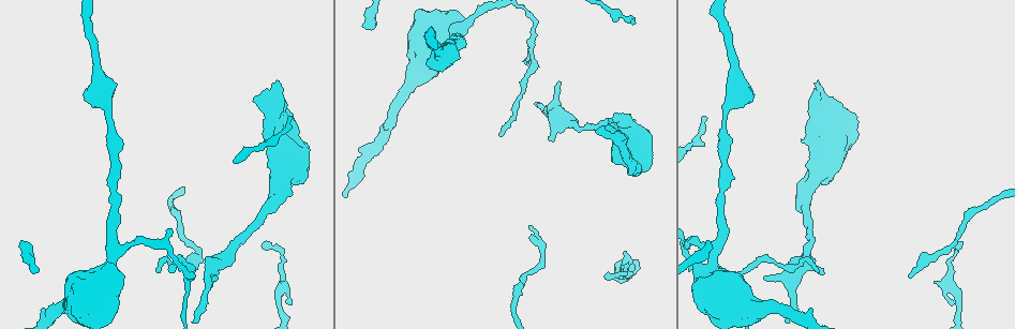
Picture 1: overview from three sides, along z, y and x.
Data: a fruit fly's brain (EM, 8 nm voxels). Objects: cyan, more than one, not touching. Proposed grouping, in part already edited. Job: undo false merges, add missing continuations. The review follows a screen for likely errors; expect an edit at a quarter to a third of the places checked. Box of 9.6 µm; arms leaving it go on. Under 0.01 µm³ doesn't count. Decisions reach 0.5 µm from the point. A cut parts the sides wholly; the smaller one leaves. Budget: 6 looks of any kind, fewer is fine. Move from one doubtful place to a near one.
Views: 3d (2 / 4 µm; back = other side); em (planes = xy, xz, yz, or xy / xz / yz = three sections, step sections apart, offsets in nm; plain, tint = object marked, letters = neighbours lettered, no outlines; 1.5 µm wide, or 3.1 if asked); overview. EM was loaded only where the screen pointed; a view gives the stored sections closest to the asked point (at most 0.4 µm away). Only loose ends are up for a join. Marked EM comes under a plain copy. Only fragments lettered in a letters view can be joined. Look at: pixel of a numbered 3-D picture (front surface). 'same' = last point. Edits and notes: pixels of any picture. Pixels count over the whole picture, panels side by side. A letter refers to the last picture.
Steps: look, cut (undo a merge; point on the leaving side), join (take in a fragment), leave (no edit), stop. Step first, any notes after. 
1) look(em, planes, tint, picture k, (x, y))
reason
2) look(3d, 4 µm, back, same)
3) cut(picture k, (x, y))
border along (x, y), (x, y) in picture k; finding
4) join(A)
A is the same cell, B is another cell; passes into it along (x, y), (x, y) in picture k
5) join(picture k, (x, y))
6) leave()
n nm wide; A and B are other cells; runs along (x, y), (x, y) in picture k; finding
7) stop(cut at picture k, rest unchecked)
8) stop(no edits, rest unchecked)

look(3d, 4 µm, picture 1, (604, 276))
branch stops here

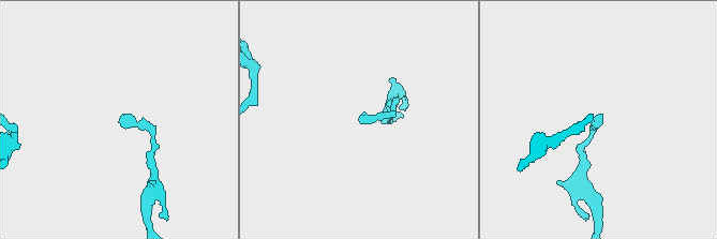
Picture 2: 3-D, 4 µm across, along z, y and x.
look(em, xy, step 8, letters, picture 2, (600, 119))

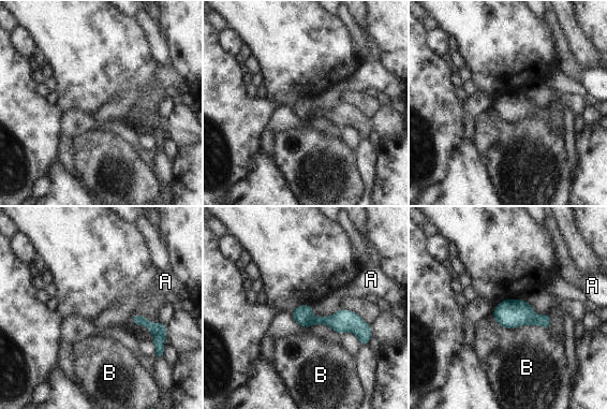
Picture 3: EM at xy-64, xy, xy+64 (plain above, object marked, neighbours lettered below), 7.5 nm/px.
look(em, xz, step 4, letters, same)
cut it another way

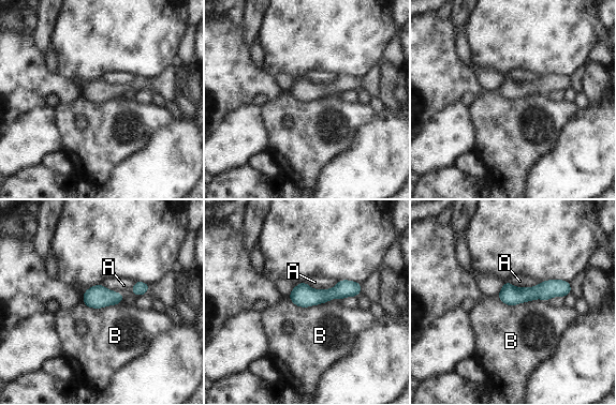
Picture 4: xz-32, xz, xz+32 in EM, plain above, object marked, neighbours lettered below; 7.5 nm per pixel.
leave()
A and B are other cells; runs along (568, 286), (532, 294), (500, 296) in picture 4; no lettered fragment goes on from it

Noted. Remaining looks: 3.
look(em, planes, tint, picture 1, (528, 44))
branch point

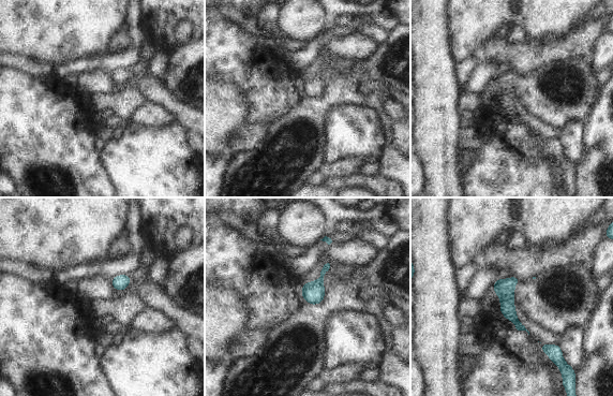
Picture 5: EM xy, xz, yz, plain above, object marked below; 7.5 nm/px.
look(em, planes, letters, same)
see the neighbours

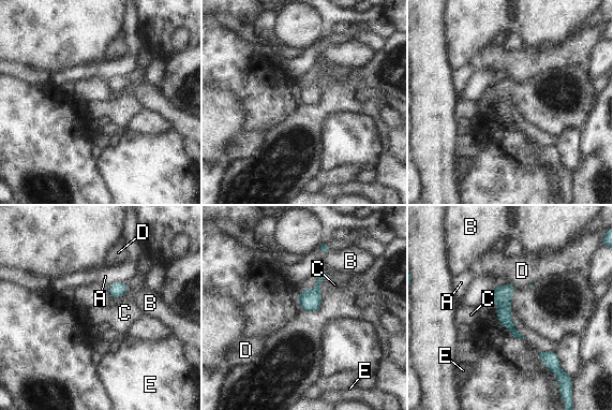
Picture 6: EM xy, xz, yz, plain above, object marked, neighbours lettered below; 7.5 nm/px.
leave()
140 nm wide; A, B, C, D and E are other cells; runs along (496, 289), (504, 317), (518, 335) in picture 6; all the same neuron

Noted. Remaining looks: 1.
stop(no edits, rest unchecked)

